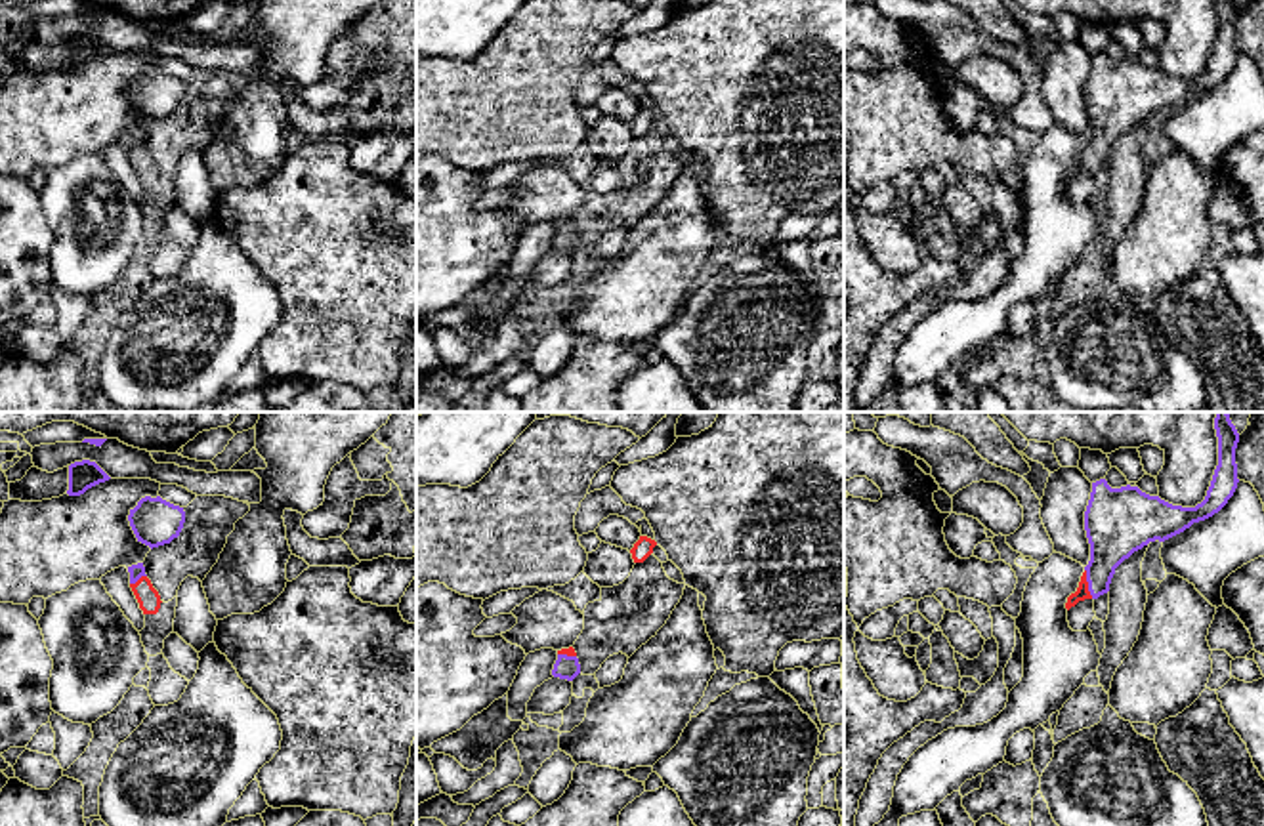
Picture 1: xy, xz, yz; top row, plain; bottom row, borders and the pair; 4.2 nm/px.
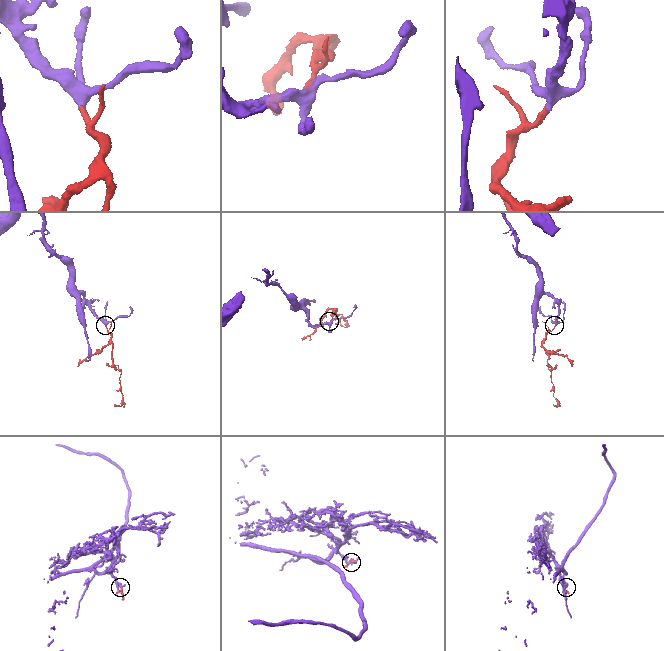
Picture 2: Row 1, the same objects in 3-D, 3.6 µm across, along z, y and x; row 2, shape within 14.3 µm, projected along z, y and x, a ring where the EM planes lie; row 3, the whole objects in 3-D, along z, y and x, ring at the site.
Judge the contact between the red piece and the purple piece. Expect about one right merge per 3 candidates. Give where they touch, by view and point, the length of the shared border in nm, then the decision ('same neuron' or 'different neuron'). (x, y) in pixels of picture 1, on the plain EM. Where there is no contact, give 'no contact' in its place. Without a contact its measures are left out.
yz (1087, 157) | 130 nm | same neuron

